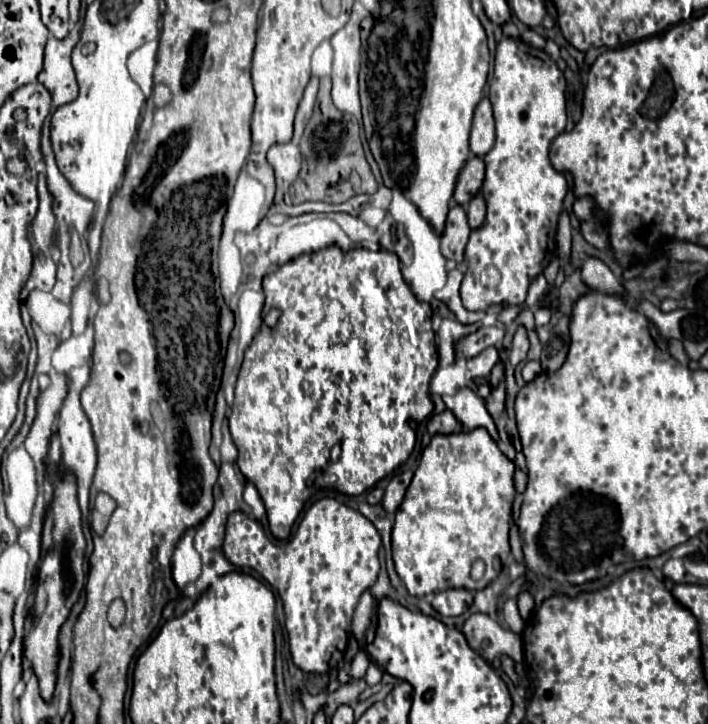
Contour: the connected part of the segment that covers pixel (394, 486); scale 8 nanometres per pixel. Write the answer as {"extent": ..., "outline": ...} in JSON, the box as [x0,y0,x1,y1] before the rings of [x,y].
{"extent":[382,471,412,513],"outline":[[[404,471],[400,475],[396,475],[388,487],[384,489],[384,497],[382,497],[382,507],[386,513],[396,513],[398,505],[402,503],[404,499],[404,493],[406,493],[406,487],[410,485],[410,479],[412,479],[412,471]]]}

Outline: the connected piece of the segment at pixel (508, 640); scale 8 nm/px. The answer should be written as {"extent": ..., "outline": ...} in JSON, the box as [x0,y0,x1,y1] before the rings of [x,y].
{"extent":[462,613,524,663],"outline":[[[486,613],[470,615],[462,625],[462,633],[466,641],[470,641],[470,647],[476,653],[482,653],[486,661],[492,661],[494,657],[500,657],[500,655],[508,655],[516,663],[521,663],[524,659],[520,635],[502,627]]]}

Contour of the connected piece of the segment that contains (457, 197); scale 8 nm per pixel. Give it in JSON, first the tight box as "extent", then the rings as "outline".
{"extent":[452,155,484,205],"outline":[[[472,155],[458,173],[458,181],[456,181],[452,199],[460,205],[466,205],[480,191],[482,181],[484,181],[484,159]]]}

